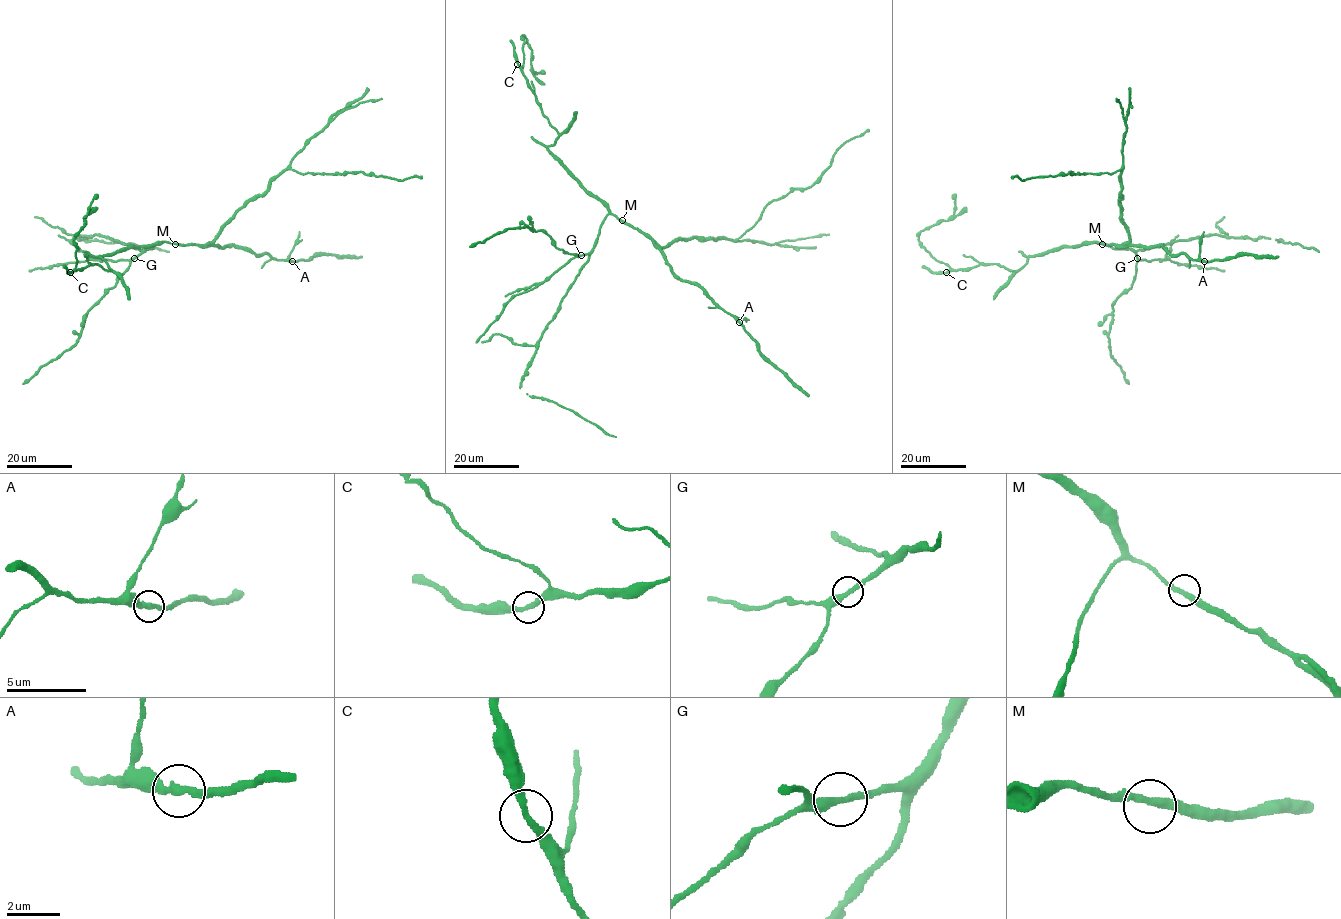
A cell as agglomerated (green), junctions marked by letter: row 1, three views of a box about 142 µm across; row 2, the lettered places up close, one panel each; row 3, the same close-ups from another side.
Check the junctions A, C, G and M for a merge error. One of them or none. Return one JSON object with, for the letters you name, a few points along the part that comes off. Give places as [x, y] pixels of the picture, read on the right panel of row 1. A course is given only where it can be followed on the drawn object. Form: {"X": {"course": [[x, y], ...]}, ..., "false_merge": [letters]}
{"false_merge": []}

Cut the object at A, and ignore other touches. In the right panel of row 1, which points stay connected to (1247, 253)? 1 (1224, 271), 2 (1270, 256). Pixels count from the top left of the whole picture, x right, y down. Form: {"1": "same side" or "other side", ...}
{"1": "other side", "2": "same side"}

